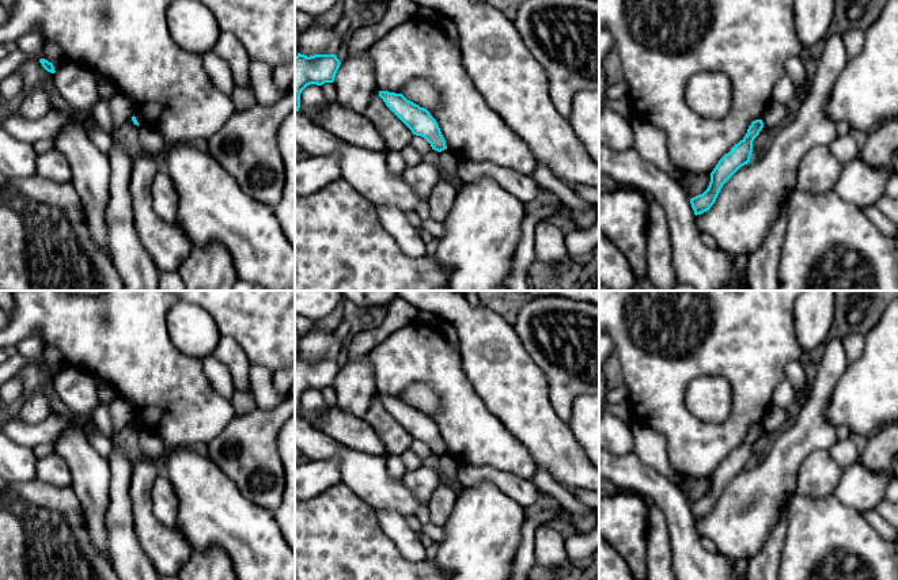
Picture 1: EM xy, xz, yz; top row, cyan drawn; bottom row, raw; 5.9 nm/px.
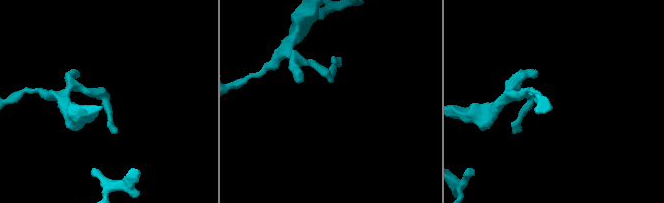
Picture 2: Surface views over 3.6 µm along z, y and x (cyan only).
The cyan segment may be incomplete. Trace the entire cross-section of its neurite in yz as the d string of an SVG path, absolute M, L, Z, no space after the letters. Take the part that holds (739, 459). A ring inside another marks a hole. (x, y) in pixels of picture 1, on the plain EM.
M755 424L747 433L746 440L725 458L713 475L708 493L690 503L694 519L701 519L711 513L715 508L723 489L744 469L750 466L753 456L753 446L764 432L762 424Z

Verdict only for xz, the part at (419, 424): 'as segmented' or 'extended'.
as segmented

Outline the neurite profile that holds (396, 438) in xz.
M374 395L370 409L364 416L364 421L382 439L387 455L401 455L410 448L414 440L412 435L386 410L379 401L379 395Z

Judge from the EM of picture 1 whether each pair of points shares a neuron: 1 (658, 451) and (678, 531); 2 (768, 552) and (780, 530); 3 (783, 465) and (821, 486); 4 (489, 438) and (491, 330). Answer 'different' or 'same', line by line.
1: different
2: same
3: different
4: different

